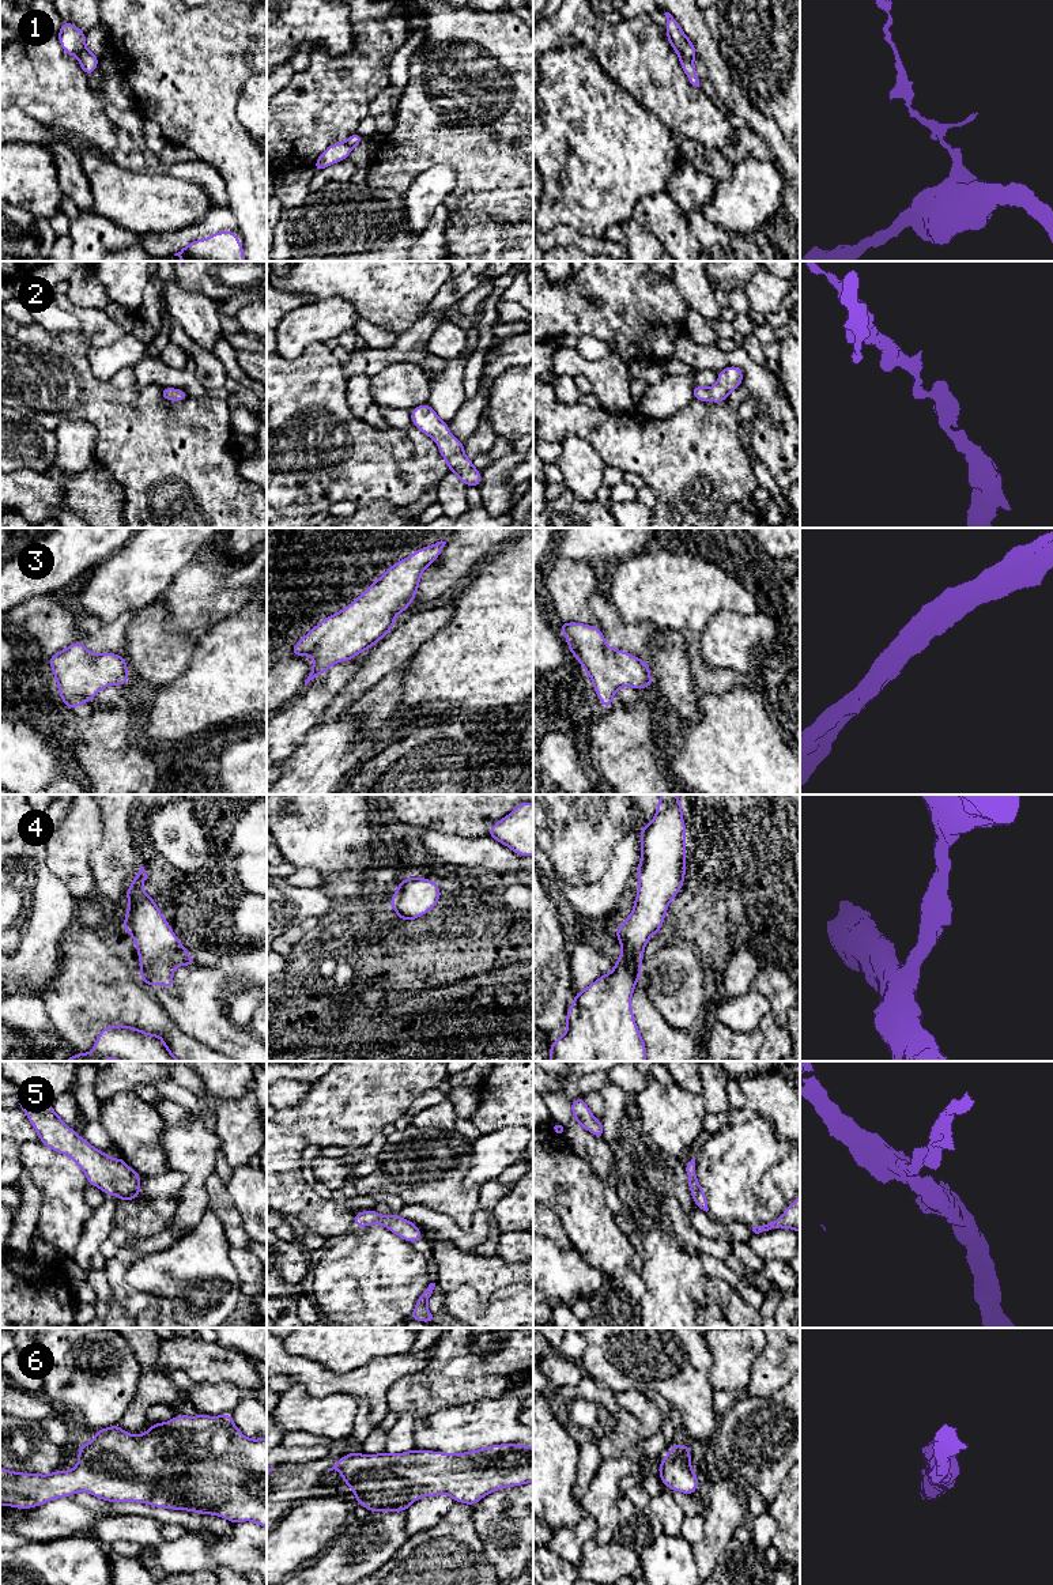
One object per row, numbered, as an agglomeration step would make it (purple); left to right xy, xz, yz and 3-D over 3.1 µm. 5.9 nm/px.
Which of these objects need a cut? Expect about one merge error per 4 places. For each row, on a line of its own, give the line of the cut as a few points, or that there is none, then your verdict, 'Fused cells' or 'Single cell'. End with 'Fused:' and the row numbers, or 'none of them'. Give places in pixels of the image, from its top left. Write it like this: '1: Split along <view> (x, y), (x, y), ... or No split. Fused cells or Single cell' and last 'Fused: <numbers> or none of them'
1: Split along yz (667, 36), (691, 61). Fused cells
2: No split. Single cell
3: No split. Single cell
4: No split. Single cell
5: No split. Single cell
6: No split. Single cell
Fused: 1

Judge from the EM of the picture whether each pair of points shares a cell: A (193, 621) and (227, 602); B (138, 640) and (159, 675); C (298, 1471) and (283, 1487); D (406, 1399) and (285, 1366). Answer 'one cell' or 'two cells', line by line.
A: one cell
B: one cell
C: one cell
D: two cells

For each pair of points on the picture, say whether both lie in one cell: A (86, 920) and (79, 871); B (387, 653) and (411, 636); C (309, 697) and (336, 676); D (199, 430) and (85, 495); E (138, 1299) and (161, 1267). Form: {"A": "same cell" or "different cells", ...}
{"A": "different cells", "B": "same cell", "C": "same cell", "D": "different cells", "E": "different cells"}

